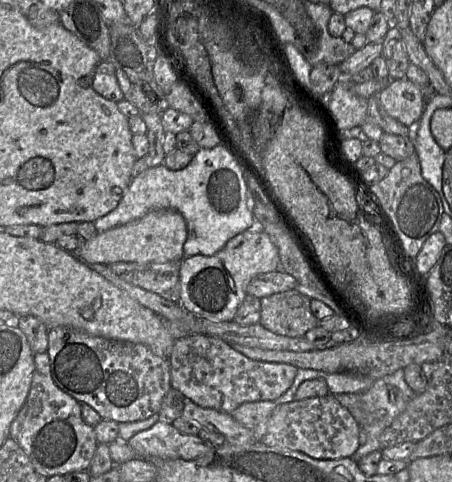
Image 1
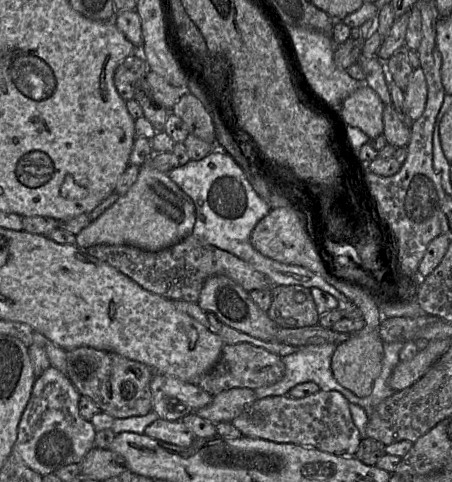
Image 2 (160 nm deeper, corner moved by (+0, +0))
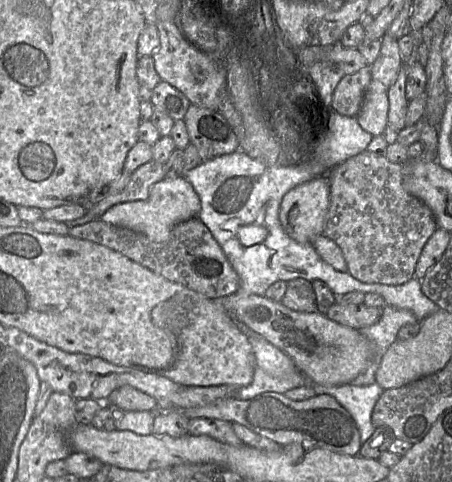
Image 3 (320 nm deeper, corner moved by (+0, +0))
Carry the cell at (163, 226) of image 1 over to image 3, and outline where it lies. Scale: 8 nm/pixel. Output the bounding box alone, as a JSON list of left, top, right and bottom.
[99,177,201,241]

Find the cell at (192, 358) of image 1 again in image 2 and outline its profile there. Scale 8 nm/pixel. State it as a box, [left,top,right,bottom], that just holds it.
[197,343,285,396]

